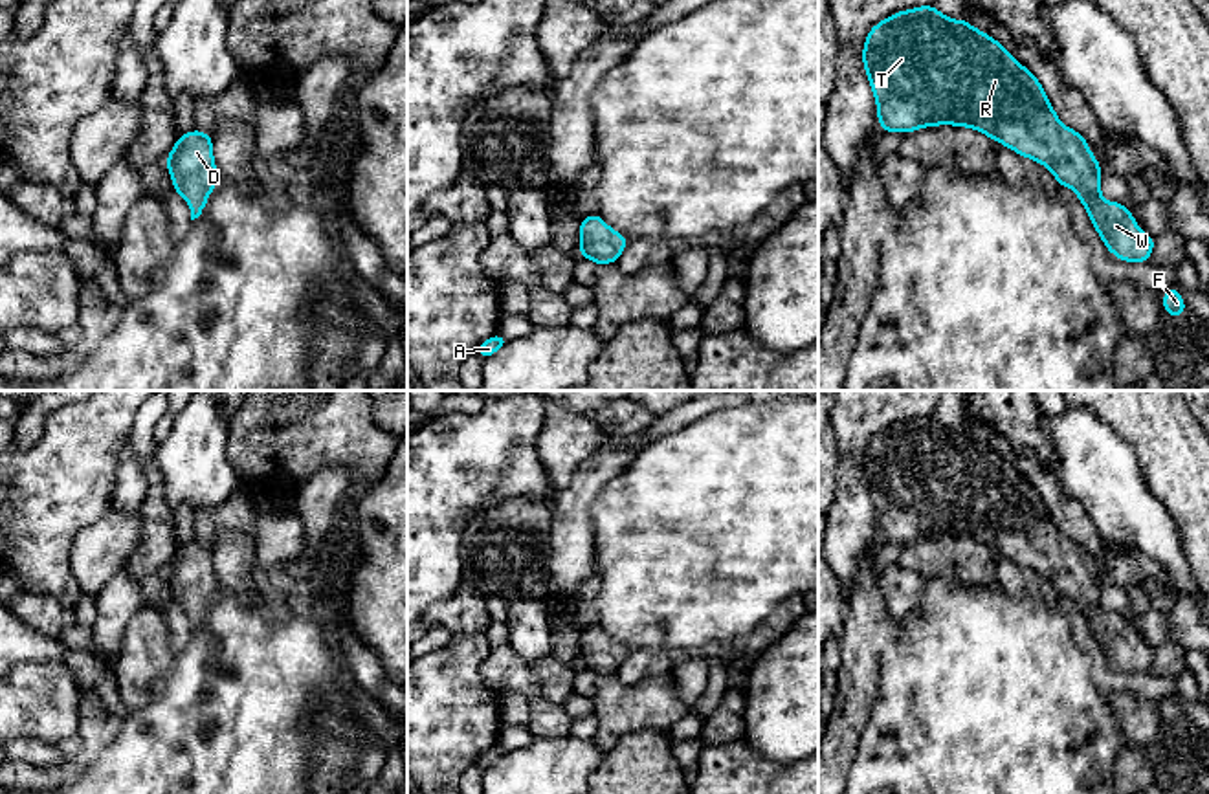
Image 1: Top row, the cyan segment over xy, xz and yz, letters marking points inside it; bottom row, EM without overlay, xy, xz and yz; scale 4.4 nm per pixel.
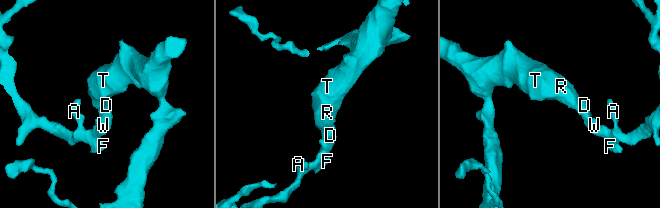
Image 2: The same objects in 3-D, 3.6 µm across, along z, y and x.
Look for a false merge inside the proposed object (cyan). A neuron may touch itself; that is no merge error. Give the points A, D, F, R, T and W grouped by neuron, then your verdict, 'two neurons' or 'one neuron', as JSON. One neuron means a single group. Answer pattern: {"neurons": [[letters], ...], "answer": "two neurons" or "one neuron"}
{"neurons": [["A", "D", "F", "R", "T", "W"]], "answer": "one neuron"}

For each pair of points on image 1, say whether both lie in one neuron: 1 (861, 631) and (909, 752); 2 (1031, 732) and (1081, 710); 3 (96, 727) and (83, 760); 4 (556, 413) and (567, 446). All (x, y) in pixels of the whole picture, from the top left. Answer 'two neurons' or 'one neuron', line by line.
1: two neurons
2: one neuron
3: one neuron
4: one neuron

